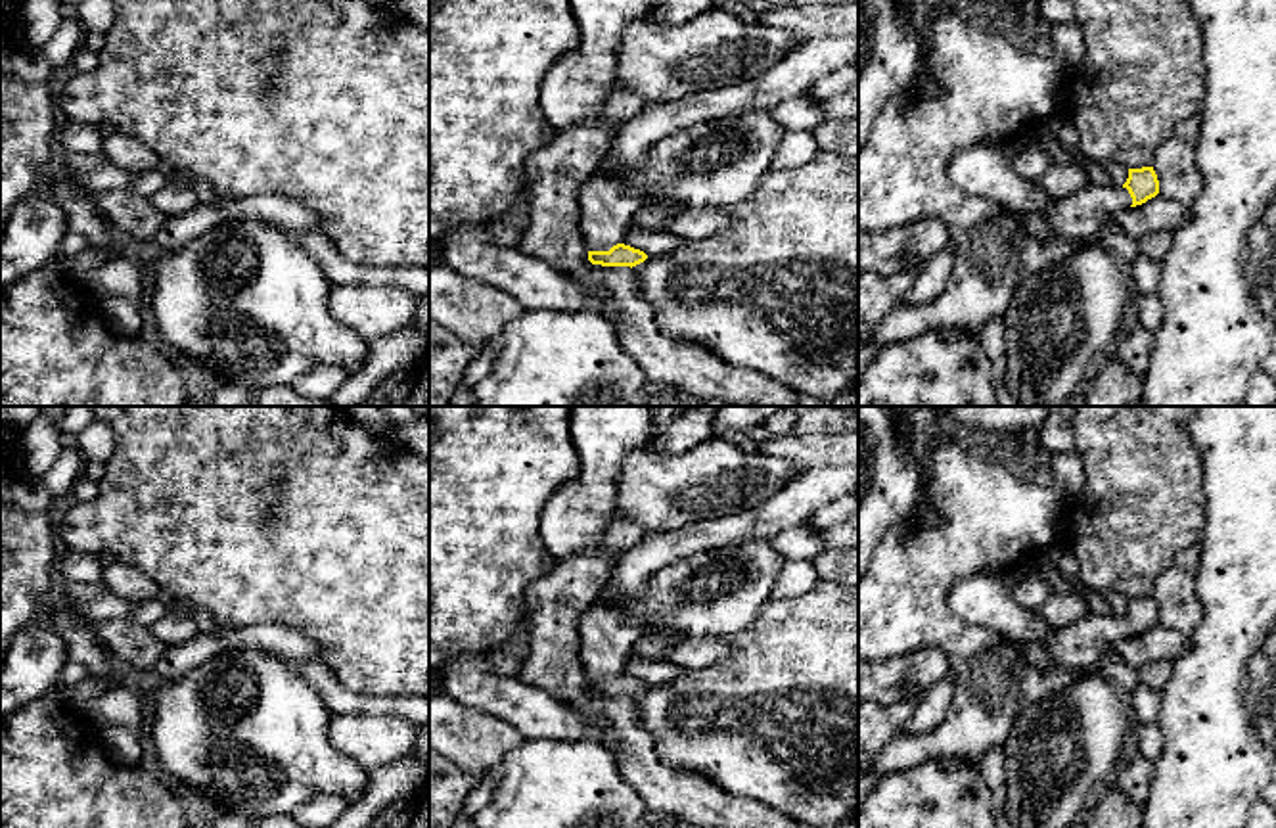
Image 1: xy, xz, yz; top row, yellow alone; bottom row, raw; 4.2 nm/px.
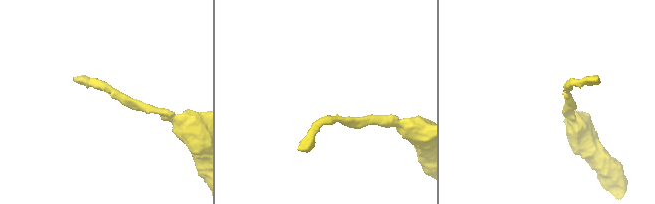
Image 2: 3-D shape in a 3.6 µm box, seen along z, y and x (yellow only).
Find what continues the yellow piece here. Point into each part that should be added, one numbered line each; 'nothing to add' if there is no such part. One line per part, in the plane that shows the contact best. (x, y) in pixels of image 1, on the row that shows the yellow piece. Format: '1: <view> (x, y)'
1: xz (608, 206)

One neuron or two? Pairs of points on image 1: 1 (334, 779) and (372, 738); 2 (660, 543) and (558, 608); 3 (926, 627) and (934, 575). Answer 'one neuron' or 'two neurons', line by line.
1: two neurons
2: two neurons
3: one neuron

